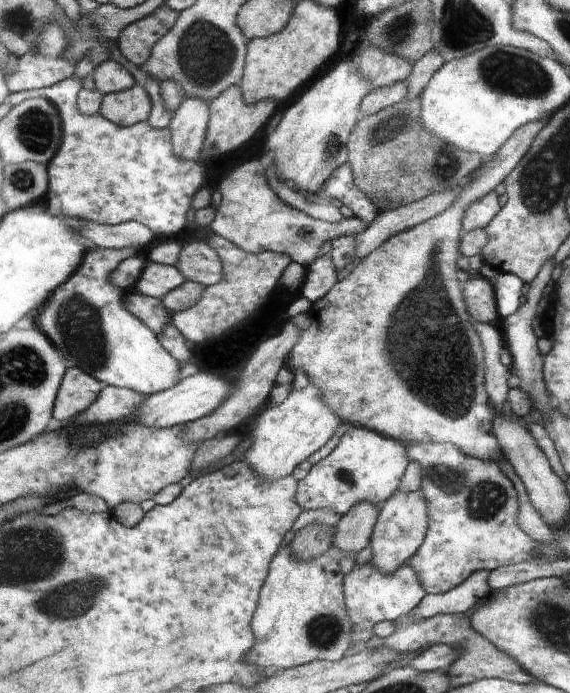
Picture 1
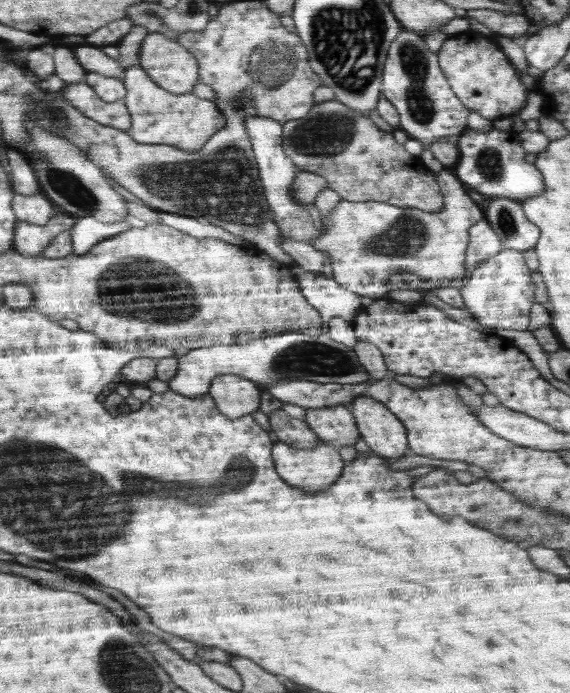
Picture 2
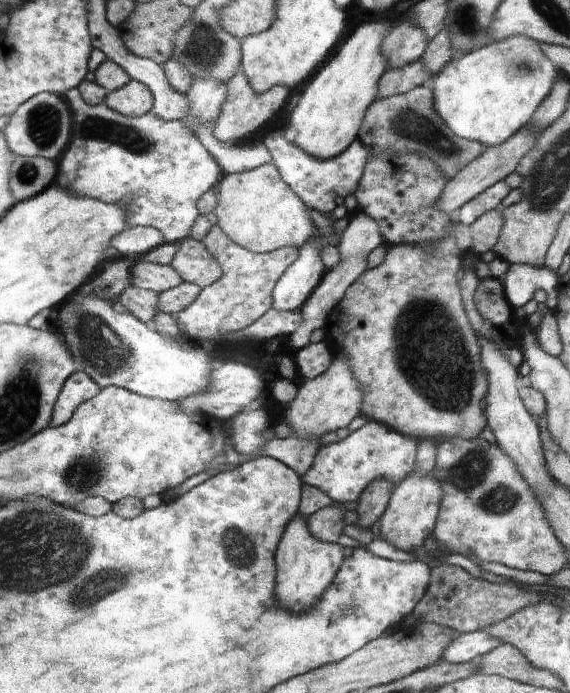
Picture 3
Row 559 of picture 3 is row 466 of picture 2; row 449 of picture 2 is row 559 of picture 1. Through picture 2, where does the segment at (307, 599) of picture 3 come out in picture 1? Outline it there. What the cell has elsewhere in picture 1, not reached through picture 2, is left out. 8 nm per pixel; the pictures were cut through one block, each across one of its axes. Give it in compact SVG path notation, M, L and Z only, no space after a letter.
M291 543L279 550L270 565L266 586L262 586L258 614L254 614L254 634L258 634L258 642L254 642L254 650L250 650L246 662L273 673L312 661L342 660L352 644L352 622L346 614L344 580L338 558L330 551L314 558L302 558L294 552Z

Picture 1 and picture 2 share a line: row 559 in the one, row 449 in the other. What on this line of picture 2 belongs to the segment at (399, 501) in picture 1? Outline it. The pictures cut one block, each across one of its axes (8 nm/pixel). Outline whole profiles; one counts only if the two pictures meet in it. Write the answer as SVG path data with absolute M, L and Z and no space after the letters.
M368 396L358 397L350 409L356 416L362 440L375 454L392 460L398 460L407 454L409 448L408 428L384 403L380 403L374 398L368 398Z

